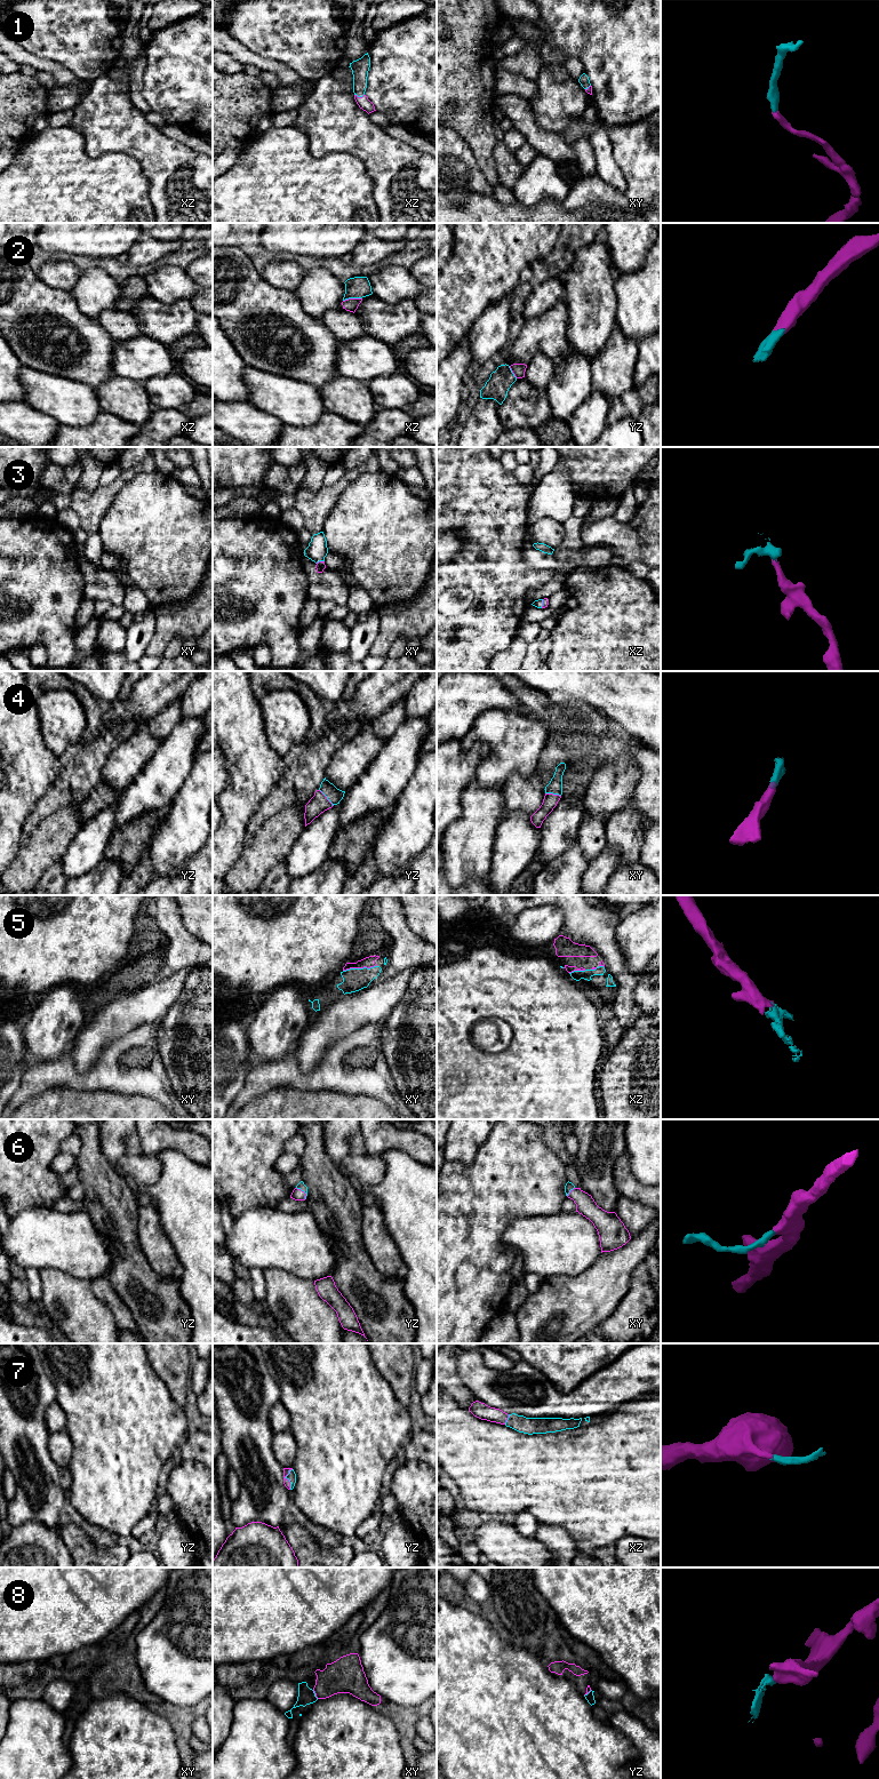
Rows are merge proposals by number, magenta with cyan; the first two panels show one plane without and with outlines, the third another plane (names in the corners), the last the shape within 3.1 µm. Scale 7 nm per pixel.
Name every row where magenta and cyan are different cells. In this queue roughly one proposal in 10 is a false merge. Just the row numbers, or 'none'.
none

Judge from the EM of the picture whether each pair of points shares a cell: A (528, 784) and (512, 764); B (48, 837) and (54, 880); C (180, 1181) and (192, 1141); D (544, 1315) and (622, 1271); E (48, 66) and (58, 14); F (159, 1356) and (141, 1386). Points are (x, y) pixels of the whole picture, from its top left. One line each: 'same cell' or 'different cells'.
A: different cells
B: different cells
C: different cells
D: same cell
E: different cells
F: different cells

